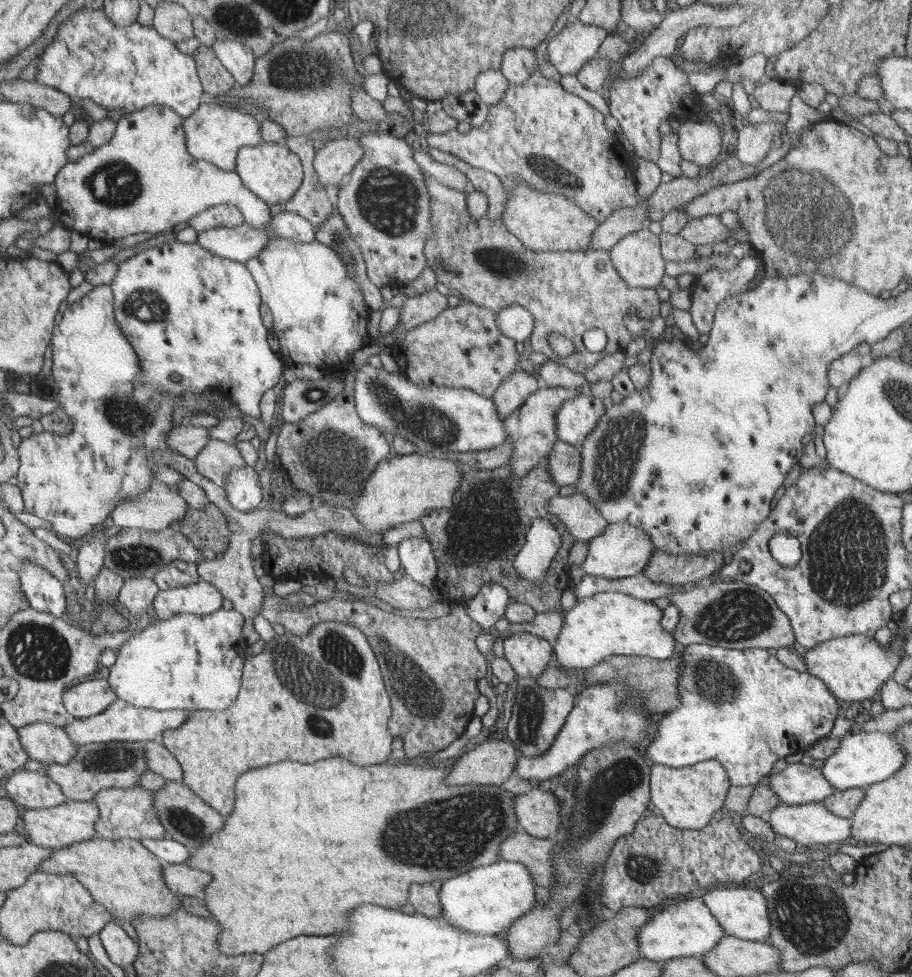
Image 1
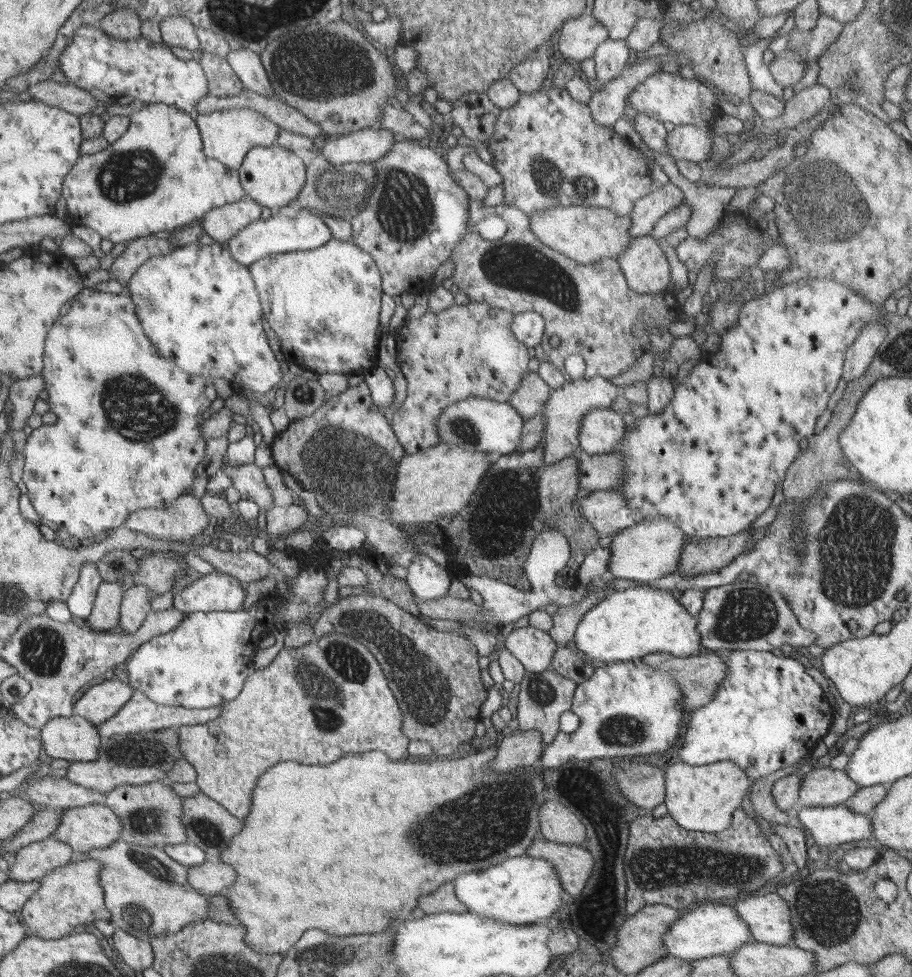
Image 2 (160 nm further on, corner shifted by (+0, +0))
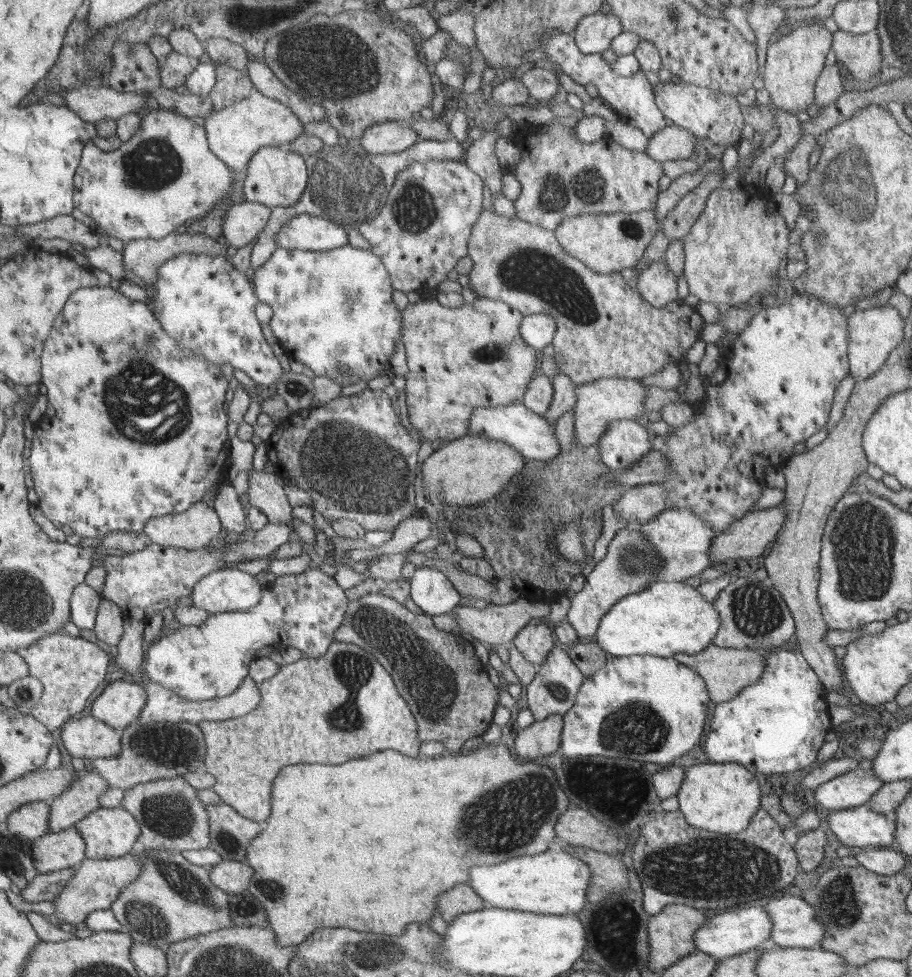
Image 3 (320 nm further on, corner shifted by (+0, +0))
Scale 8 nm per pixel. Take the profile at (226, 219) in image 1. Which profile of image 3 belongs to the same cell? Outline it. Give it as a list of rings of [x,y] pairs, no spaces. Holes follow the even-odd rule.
[[[247,200],[230,206],[224,217],[224,238],[236,248],[248,246],[264,230],[270,213],[269,206]]]

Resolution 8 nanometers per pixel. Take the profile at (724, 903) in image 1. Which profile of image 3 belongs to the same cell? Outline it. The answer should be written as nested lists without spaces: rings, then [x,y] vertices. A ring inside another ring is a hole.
[[[796,892],[788,896],[777,895],[761,903],[773,920],[770,945],[783,948],[818,948],[825,937],[826,925],[820,920],[813,906],[802,900]]]

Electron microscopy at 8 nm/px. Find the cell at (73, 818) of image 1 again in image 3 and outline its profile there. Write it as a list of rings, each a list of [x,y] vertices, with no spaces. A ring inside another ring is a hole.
[[[100,806],[74,825],[86,843],[85,855],[95,860],[128,855],[138,846],[141,823],[121,806]]]

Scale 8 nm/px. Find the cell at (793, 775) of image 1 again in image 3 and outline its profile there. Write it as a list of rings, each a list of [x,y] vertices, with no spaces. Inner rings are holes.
[[[856,768],[817,786],[815,799],[831,811],[850,809],[866,805],[884,783],[872,768]]]

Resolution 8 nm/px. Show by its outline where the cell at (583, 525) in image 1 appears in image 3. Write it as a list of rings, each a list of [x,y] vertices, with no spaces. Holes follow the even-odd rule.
[[[658,483],[636,485],[635,487],[630,486],[630,488],[626,490],[626,493],[616,502],[613,502],[612,505],[614,506],[614,510],[618,512],[622,518],[626,520],[633,518],[634,520],[638,520],[641,524],[644,524],[667,508],[667,490],[664,490],[662,485]]]

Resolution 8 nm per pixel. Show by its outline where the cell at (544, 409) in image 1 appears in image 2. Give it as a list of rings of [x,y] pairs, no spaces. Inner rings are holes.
[[[593,377],[571,380],[565,382],[562,387],[552,390],[544,409],[540,411],[540,416],[546,420],[545,431],[540,445],[543,446],[542,457],[545,458],[547,465],[556,464],[560,459],[573,456],[574,452],[581,446],[579,430],[581,430],[582,419],[592,409],[611,408],[618,395],[622,394],[622,388],[606,378]]]

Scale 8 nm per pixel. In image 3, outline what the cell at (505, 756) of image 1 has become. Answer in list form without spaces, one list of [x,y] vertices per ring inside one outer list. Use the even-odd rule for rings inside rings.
[[[550,715],[541,721],[534,721],[515,736],[515,755],[521,759],[542,761],[552,753],[557,754],[561,748],[561,736],[564,726],[564,715]]]

